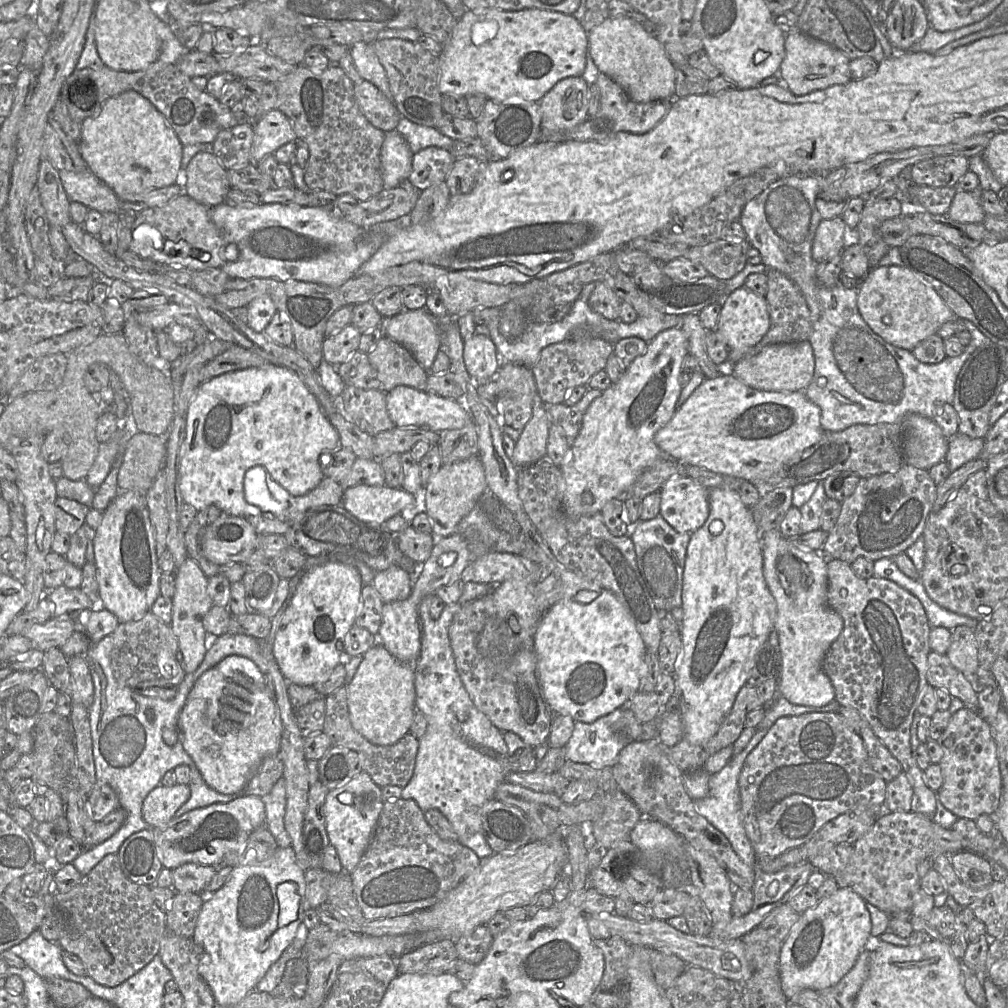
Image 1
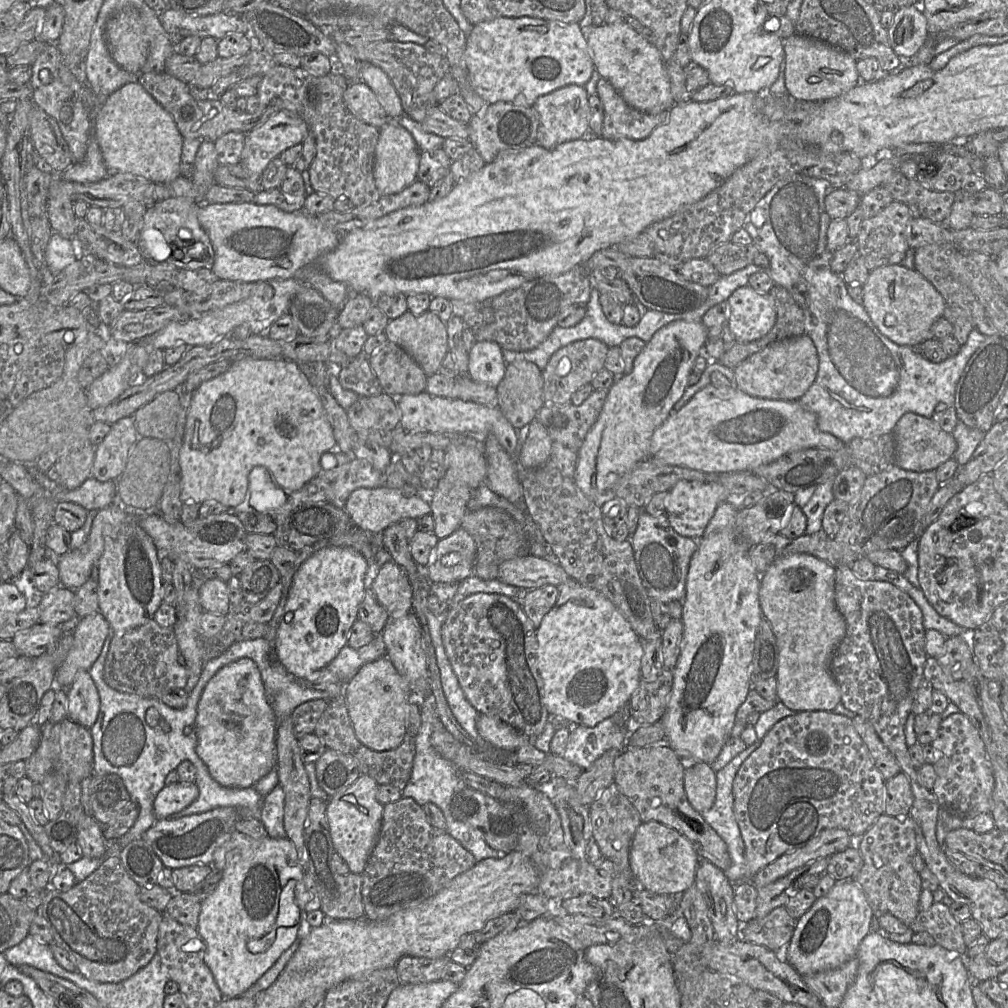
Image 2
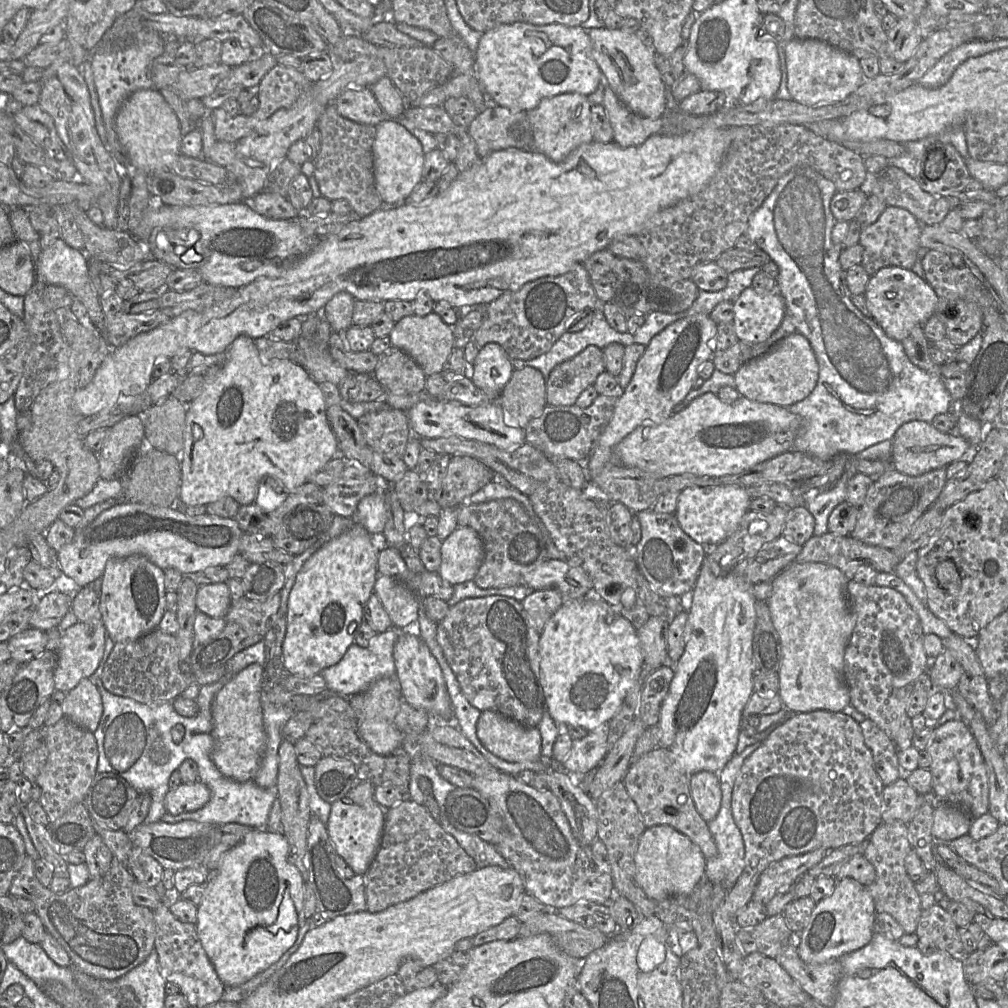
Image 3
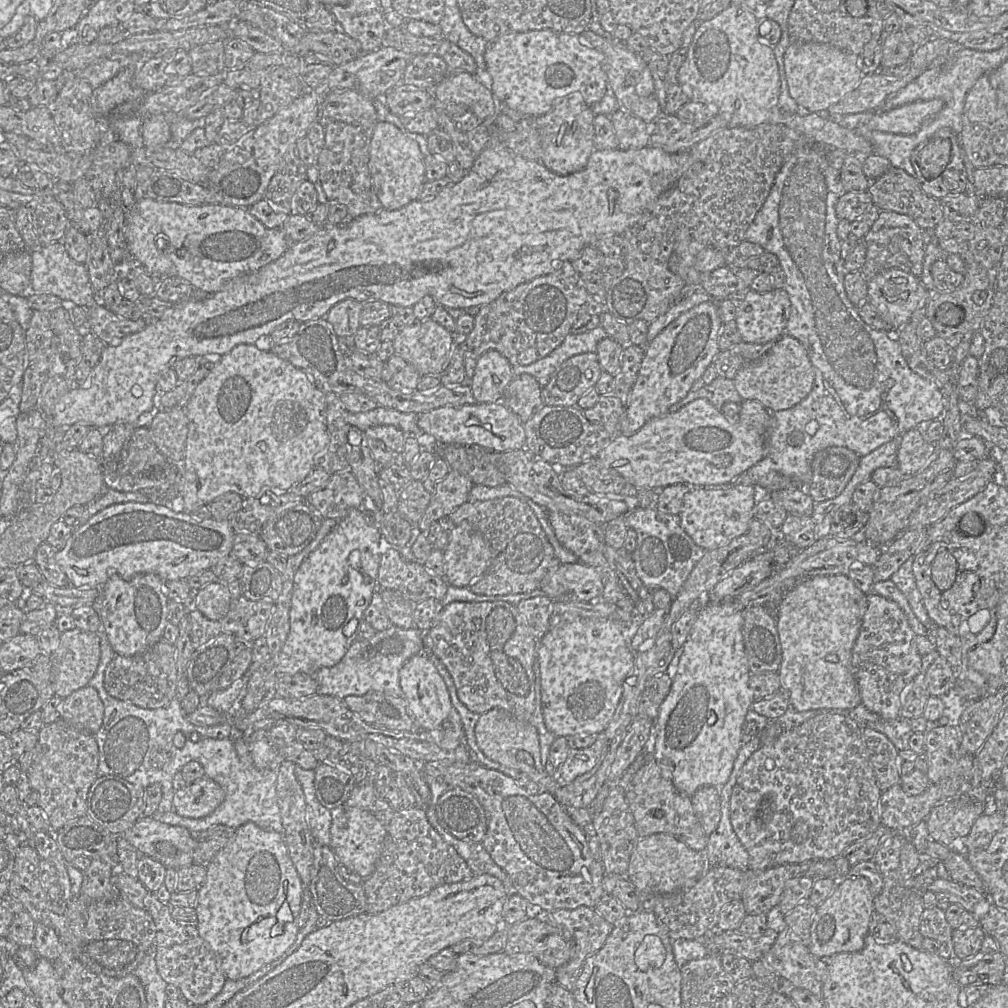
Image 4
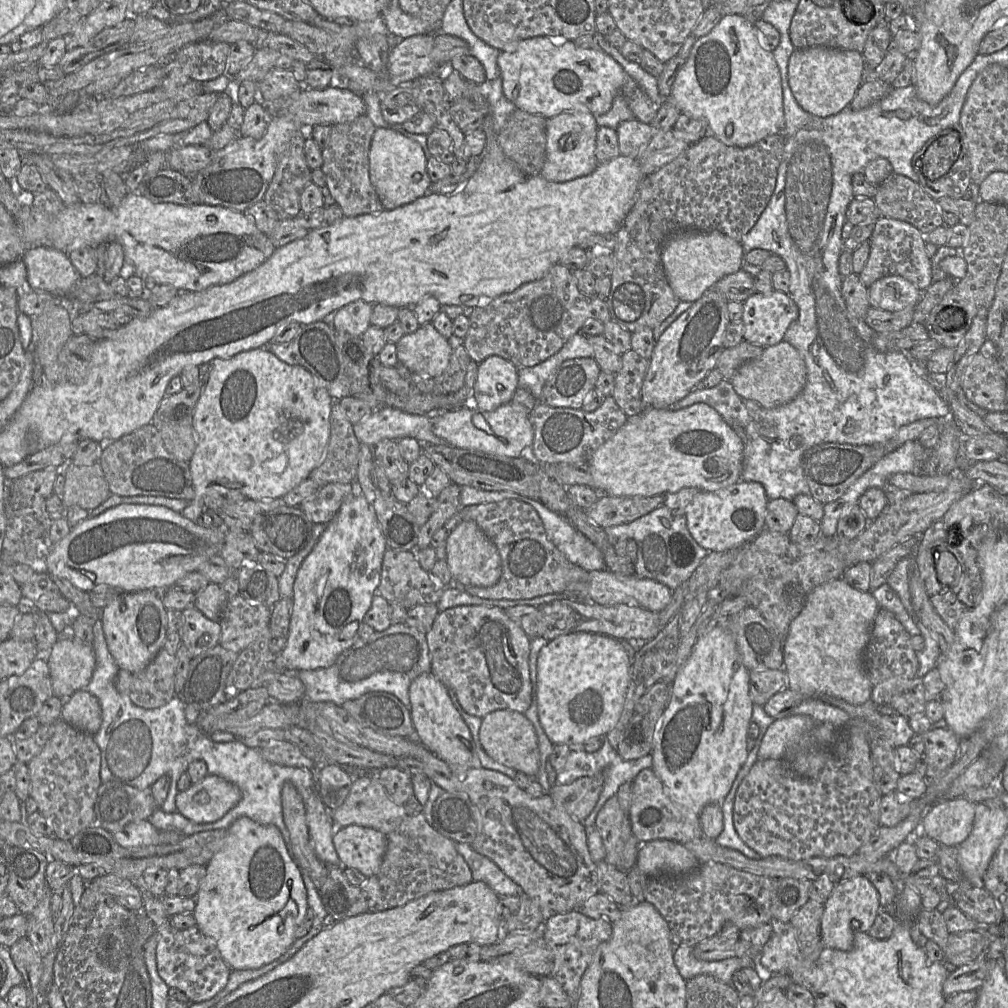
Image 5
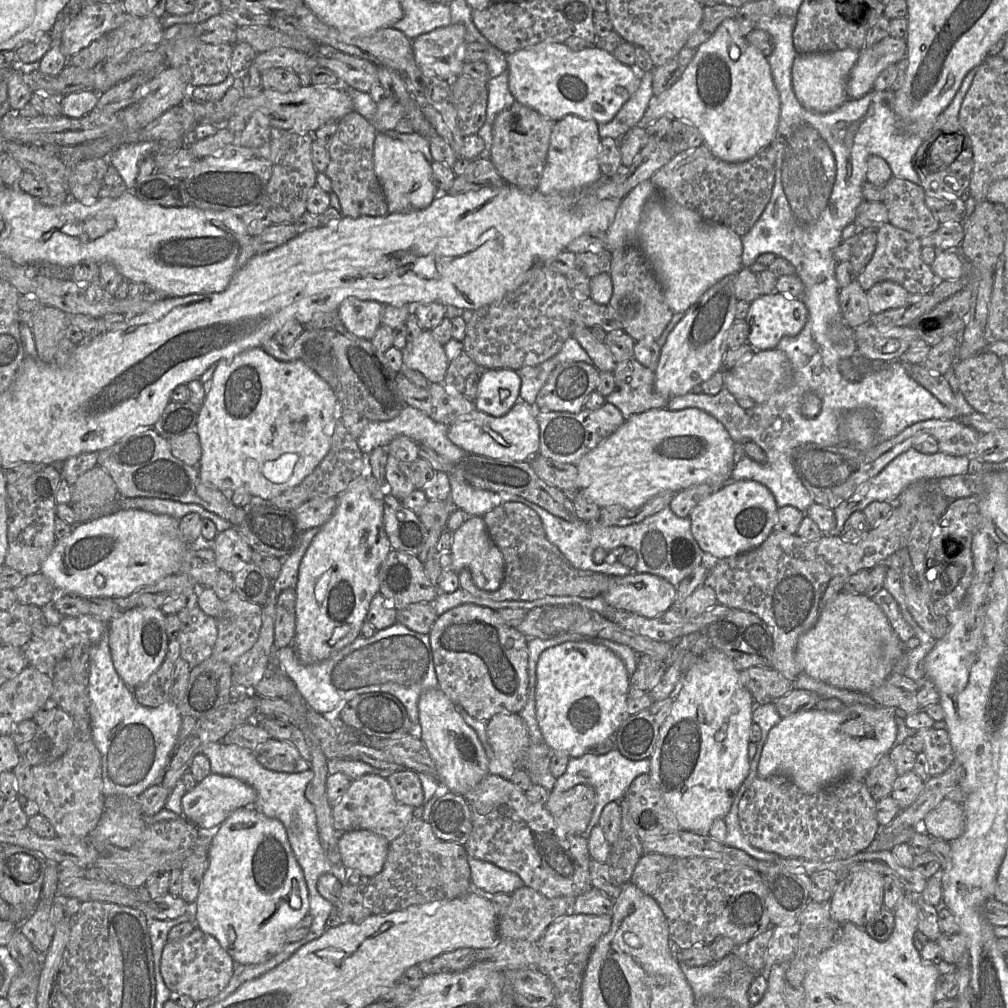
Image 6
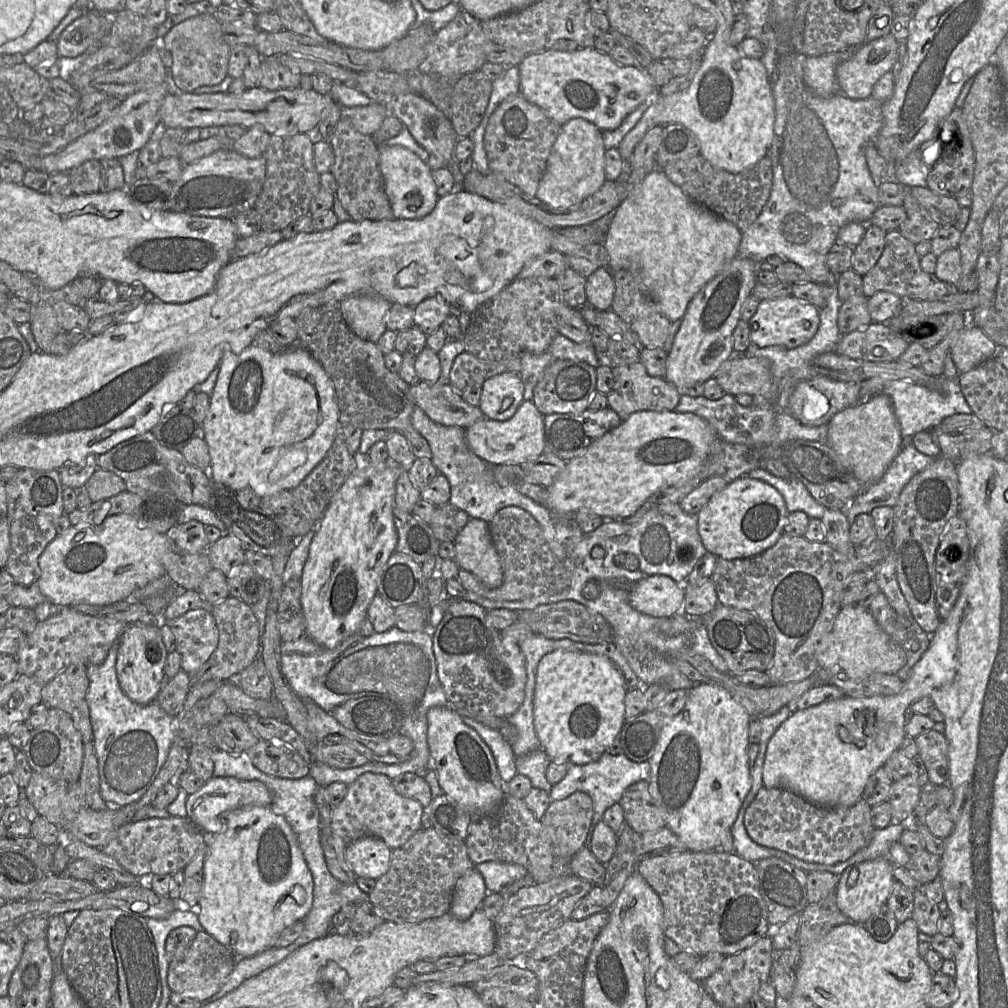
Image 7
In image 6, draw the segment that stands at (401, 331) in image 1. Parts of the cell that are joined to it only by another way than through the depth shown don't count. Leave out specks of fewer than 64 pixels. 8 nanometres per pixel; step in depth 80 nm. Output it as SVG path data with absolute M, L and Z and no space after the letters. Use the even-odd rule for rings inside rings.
M423 330L401 350L403 365L419 371L431 384L443 384L449 366L444 346L436 341L431 331Z

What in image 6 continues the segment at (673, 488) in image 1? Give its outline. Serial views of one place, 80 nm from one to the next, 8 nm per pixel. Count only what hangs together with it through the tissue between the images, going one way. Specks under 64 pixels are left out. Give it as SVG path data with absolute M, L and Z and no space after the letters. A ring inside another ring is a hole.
M731 480L701 500L690 512L691 533L699 547L715 559L752 550L774 531L778 506L773 494L753 480Z

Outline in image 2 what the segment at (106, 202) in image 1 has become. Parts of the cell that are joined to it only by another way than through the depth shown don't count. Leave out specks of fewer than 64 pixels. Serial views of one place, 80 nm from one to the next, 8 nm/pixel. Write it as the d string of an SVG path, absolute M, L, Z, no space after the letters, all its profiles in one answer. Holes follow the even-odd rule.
M90 118L89 139L84 159L74 163L62 173L62 178L70 182L95 183L109 175L109 170L103 161L98 142L93 133Z

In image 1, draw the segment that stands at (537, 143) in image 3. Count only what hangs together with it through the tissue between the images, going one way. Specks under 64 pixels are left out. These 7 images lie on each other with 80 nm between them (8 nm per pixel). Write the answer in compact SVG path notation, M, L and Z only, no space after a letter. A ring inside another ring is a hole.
M582 76L557 82L538 102L542 131L564 132L588 117L588 85Z

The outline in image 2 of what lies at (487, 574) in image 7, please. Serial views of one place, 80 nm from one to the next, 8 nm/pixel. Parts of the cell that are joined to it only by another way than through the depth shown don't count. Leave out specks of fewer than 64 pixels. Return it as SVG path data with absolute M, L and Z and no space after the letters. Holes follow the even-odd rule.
M458 528L437 542L434 559L426 567L431 583L459 583L473 574L476 545L472 536Z

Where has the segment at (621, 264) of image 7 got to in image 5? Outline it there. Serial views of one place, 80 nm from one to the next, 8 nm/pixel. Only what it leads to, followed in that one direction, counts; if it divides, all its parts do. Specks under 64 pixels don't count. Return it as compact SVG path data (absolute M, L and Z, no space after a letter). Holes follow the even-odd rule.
M680 231L670 236L661 250L668 283L680 301L694 303L723 277L736 273L744 264L741 242L719 232Z

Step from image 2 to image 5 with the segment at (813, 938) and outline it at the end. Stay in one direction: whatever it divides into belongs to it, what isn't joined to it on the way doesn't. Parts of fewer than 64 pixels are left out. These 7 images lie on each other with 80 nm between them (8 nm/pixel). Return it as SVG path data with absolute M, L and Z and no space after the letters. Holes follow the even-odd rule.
M858 875L837 883L824 903L821 919L821 940L825 949L849 951L856 932L868 932L881 910L880 896L865 875Z

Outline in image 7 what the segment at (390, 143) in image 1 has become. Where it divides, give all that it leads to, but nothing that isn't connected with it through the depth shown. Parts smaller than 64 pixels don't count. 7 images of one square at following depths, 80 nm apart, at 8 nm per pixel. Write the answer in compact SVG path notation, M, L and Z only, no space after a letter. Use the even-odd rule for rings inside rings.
M381 144L378 151L385 192L395 219L421 219L429 215L439 198L429 166L418 155L399 145Z

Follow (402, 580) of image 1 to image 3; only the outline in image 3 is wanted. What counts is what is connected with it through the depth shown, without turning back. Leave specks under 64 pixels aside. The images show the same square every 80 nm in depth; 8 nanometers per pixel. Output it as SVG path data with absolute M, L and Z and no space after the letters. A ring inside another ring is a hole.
M378 572L373 593L379 597L392 625L410 630L418 619L420 599L398 580Z

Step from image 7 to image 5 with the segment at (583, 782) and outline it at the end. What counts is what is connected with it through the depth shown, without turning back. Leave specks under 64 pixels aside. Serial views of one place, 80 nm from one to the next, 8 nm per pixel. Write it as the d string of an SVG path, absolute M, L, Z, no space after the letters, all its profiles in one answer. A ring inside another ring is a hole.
M605 740L601 748L592 753L587 751L571 750L564 768L557 773L556 785L568 785L582 777L592 777L596 775L601 775L603 777L604 782L600 797L592 812L583 821L583 825L586 828L588 835L589 832L592 832L592 830L595 829L596 817L605 802L612 796L617 795L622 784L633 781L640 771L652 768L652 765L652 754L645 755L637 760L625 760L619 755L618 751L613 748L607 740Z

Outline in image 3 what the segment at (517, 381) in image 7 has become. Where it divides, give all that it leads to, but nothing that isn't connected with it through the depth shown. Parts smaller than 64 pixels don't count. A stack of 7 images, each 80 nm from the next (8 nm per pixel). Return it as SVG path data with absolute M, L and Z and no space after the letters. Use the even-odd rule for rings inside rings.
M488 343L479 349L469 368L470 379L490 398L496 399L513 372L511 359L497 343Z

